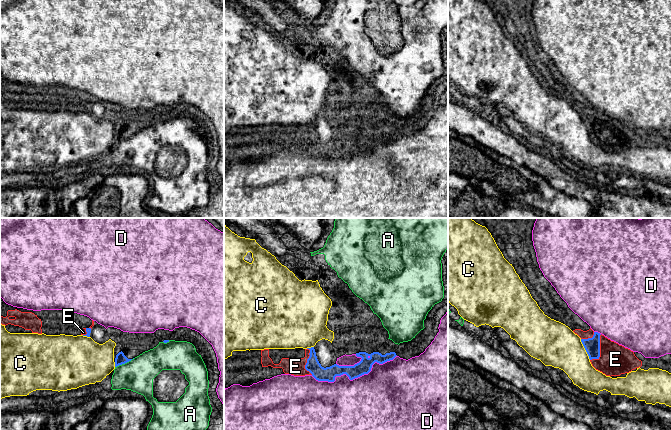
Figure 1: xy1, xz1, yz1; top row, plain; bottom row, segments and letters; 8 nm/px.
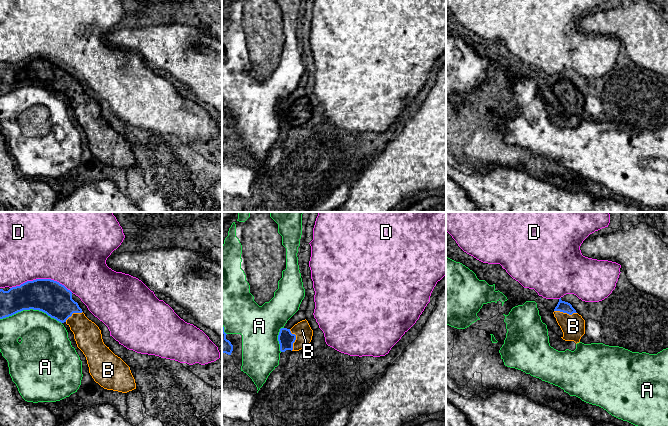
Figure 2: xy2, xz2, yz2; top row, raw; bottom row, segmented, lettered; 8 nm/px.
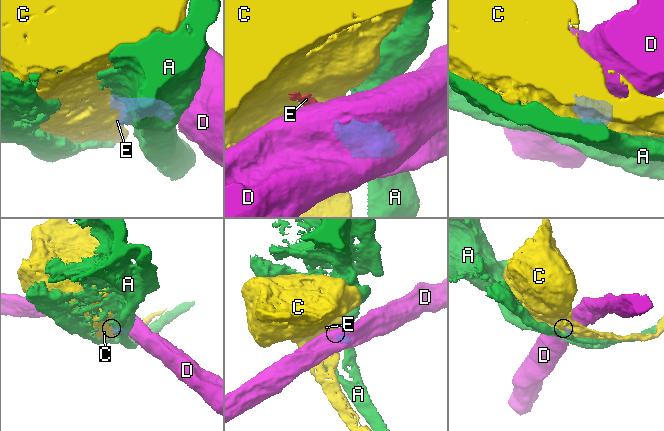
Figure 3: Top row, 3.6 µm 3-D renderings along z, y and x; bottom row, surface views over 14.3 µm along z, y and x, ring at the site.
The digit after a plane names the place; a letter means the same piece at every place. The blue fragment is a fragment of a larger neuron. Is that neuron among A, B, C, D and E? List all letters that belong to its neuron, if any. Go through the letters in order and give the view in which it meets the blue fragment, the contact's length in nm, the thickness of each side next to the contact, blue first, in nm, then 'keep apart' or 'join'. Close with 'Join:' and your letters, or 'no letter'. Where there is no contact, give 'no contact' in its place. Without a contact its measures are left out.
A: meets blue in xy2; contact 500 nm long; 260 nm thick on the blue side, 340 nm on the other; keep apart
B: meets blue in xz2; contact 180 nm long; 130 nm thick on the blue side, 140 nm on the other; join
C: meets blue in yz1; contact 190 nm long; 130 nm thick on the blue side, 360 nm on the other; keep apart
D: meets blue in xz1; contact 700 nm long; 110 nm thick on the blue side, 460 nm on the other; keep apart
E: meets blue in yz1; contact 240 nm long; 130 nm thick on the blue side, 240 nm on the other; join
Join: B, E

